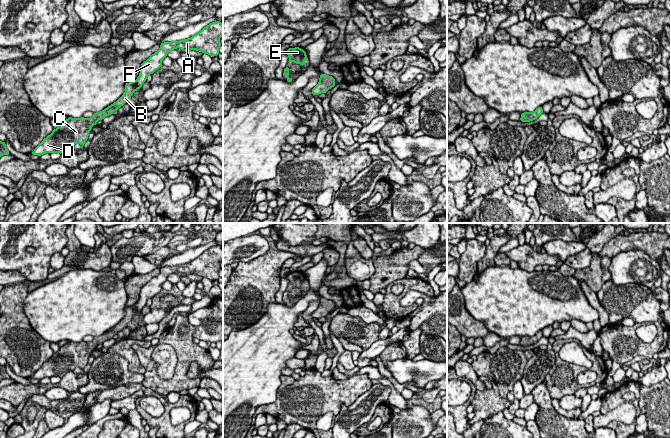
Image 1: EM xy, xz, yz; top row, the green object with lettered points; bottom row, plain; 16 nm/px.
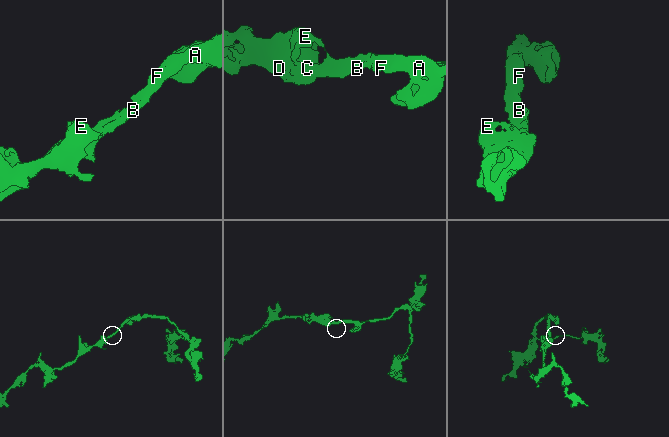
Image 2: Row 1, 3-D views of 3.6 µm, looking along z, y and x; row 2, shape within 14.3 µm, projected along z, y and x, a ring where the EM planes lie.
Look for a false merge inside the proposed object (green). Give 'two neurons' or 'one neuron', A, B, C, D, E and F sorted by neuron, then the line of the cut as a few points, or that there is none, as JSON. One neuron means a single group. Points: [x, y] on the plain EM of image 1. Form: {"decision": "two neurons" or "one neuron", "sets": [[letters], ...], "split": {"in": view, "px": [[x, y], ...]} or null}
{"decision": "one neuron", "sets": [["A", "B", "C", "D", "E", "F"]], "split": null}

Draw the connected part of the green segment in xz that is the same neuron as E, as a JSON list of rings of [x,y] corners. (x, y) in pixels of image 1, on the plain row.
[[[299,271],[288,272],[288,275],[285,277],[289,280],[288,286],[295,286],[296,288],[304,289],[305,283],[307,282],[306,276],[304,273]]]

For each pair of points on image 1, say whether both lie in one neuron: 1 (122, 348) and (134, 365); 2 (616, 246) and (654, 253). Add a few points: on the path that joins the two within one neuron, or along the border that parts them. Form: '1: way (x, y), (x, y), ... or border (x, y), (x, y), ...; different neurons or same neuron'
1: way (126, 352), (133, 361); same neuron
2: way (625, 243), (645, 244); same neuron

